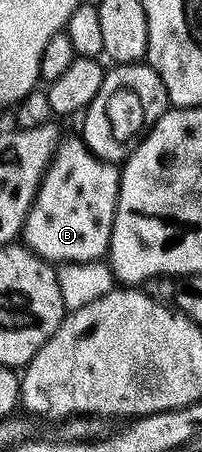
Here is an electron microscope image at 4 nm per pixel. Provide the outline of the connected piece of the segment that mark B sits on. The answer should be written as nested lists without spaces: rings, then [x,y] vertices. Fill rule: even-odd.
[[[64,136],[47,166],[23,224],[22,244],[43,261],[71,265],[108,256],[119,202],[118,164],[95,157],[82,136]]]

